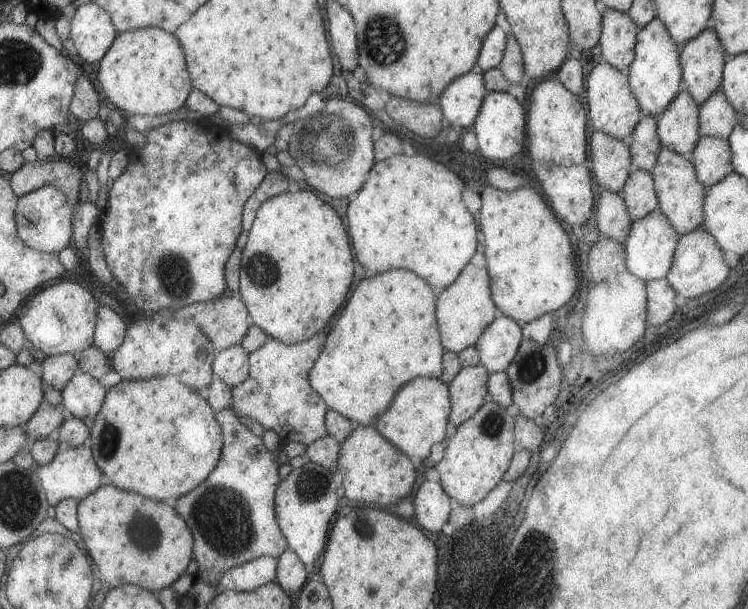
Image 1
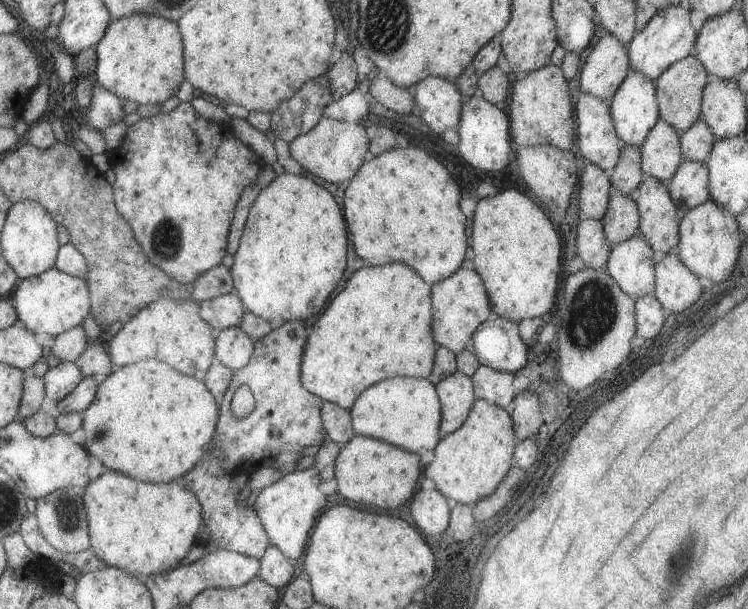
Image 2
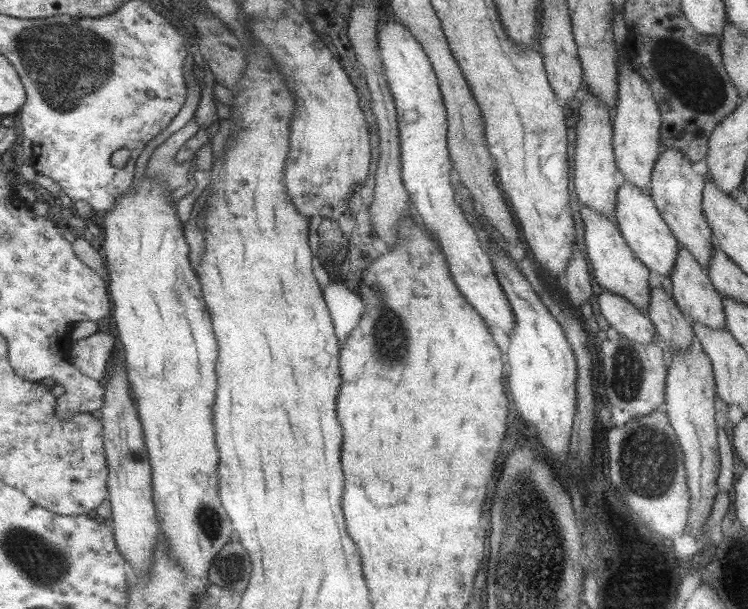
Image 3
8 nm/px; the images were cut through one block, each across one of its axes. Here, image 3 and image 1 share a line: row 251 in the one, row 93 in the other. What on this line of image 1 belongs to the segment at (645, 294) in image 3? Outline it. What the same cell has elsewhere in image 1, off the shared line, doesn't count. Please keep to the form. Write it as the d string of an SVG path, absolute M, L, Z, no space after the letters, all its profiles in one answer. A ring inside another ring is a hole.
M602 60L592 69L586 80L586 94L590 112L588 116L594 130L600 130L608 137L622 140L624 143L630 142L636 125L644 116L644 110L638 106L636 96L630 88L629 74Z

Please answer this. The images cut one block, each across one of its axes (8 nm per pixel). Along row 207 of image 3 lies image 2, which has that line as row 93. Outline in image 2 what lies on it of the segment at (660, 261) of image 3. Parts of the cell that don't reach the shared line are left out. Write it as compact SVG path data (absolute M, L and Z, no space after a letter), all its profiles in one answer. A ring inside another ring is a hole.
M630 70L614 94L614 98L609 102L616 134L623 145L639 147L660 119L656 87L656 82L644 76L642 72Z

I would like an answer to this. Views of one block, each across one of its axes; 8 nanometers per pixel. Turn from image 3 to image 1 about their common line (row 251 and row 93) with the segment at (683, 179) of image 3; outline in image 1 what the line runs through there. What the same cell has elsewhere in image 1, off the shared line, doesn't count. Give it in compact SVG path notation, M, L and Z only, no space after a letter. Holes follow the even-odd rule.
M706 29L690 40L680 50L680 66L682 66L682 87L690 92L692 100L696 100L698 107L708 100L714 92L719 90L722 84L724 65L726 64L726 52L717 38L713 29Z

